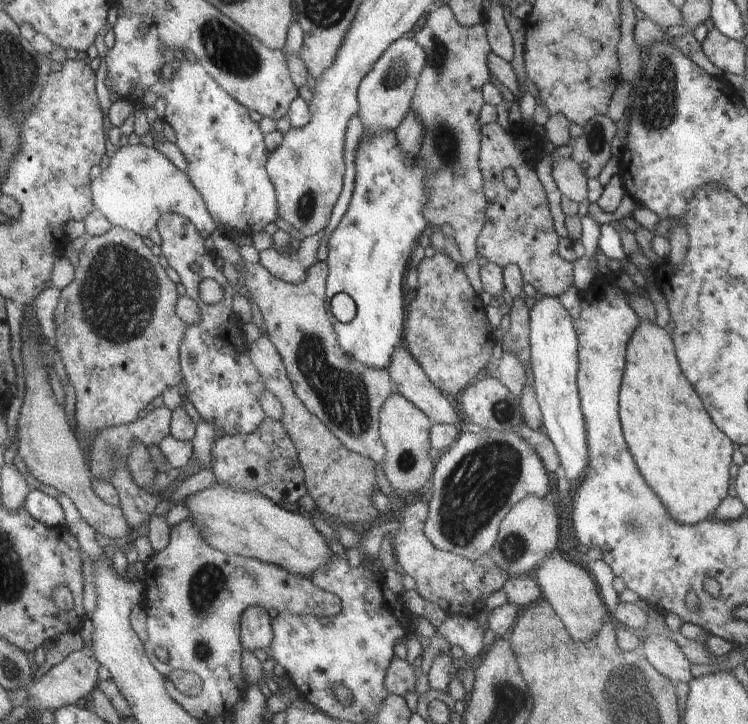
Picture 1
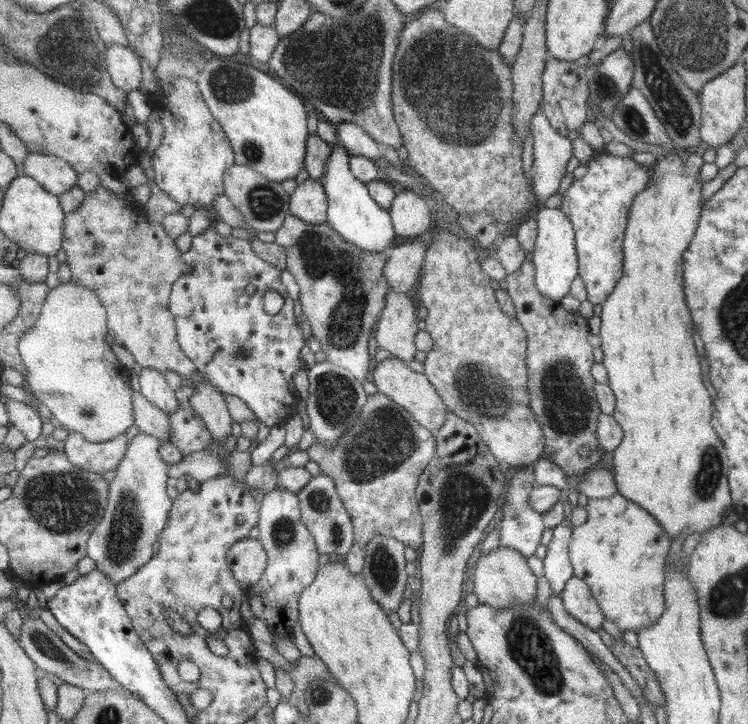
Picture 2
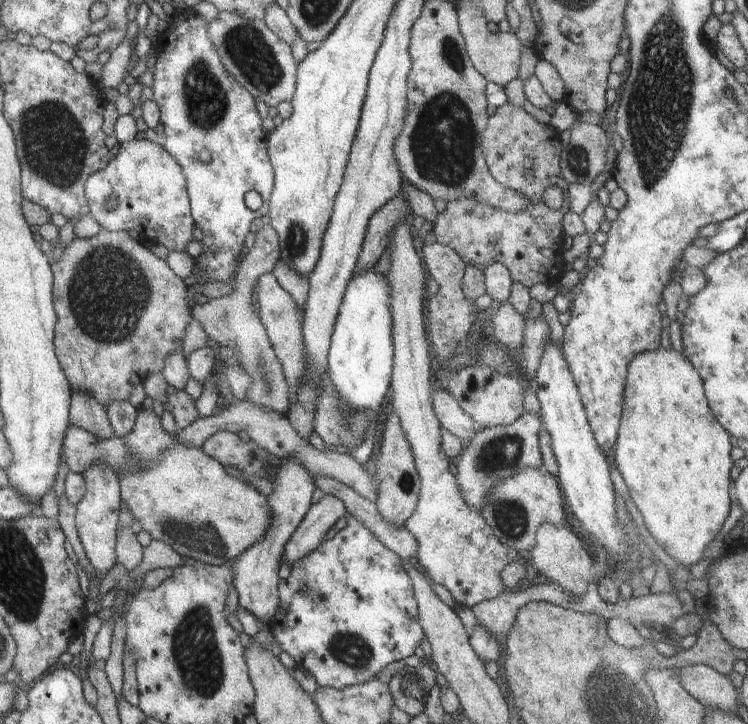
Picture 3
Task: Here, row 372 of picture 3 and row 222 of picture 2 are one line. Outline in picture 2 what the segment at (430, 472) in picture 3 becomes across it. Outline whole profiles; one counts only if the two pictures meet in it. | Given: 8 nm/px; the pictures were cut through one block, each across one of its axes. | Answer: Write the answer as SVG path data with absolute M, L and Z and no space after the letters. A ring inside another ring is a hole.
M400 188L389 208L393 229L402 237L416 238L430 229L432 216L426 199L412 190Z

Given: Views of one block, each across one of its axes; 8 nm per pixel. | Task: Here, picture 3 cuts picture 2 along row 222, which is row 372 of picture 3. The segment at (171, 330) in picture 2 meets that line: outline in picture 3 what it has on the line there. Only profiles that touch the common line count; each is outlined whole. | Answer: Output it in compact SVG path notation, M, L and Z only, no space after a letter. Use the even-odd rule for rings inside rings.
M101 228L92 238L75 237L51 269L53 305L57 314L55 355L72 392L88 393L104 408L114 401L128 401L134 386L143 384L148 375L160 373L170 353L182 351L187 326L193 319L188 286L164 259L143 246L142 239L134 239L128 231Z

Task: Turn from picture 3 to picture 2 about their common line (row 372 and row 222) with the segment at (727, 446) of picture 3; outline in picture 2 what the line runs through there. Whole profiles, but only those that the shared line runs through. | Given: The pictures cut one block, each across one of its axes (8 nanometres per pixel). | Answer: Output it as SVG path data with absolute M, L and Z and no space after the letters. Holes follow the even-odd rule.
M692 150L688 153L686 151L678 151L677 153L670 153L668 156L663 157L662 155L655 157L655 162L651 164L651 179L648 181L646 188L643 191L637 192L632 204L630 205L629 215L627 218L627 227L625 230L625 235L623 238L623 273L620 277L620 280L616 283L612 294L610 294L609 298L607 298L604 303L602 303L602 326L600 327L600 348L604 353L603 356L603 366L606 368L607 371L607 378L608 378L608 385L610 389L615 394L615 411L611 414L615 419L616 422L621 426L623 430L623 437L622 443L618 445L618 448L613 451L613 463L614 469L612 470L613 477L616 488L618 489L618 493L620 493L624 498L635 502L636 504L640 505L640 508L649 512L654 519L656 519L661 525L662 528L669 534L671 540L676 537L680 536L680 534L692 534L693 532L700 532L701 536L704 534L708 529L712 527L718 526L719 524L725 523L723 516L724 513L731 507L732 508L732 497L731 492L728 490L728 482L726 482L726 472L728 472L728 458L726 458L726 452L724 452L724 444L720 442L720 438L716 436L716 432L714 432L714 428L710 426L710 418L712 418L712 399L708 396L708 390L704 388L704 384L702 382L702 378L700 376L700 362L698 362L698 354L696 354L696 348L694 348L694 340L692 340L692 318L690 318L690 310L688 310L688 306L686 306L686 300L684 300L684 292L682 292L682 260L683 260L683 253L686 248L688 248L688 244L690 244L690 240L694 238L694 232L698 228L698 219L700 218L703 202L701 201L702 198L702 185L703 182L700 180L700 167L703 164L703 159L699 155Z

